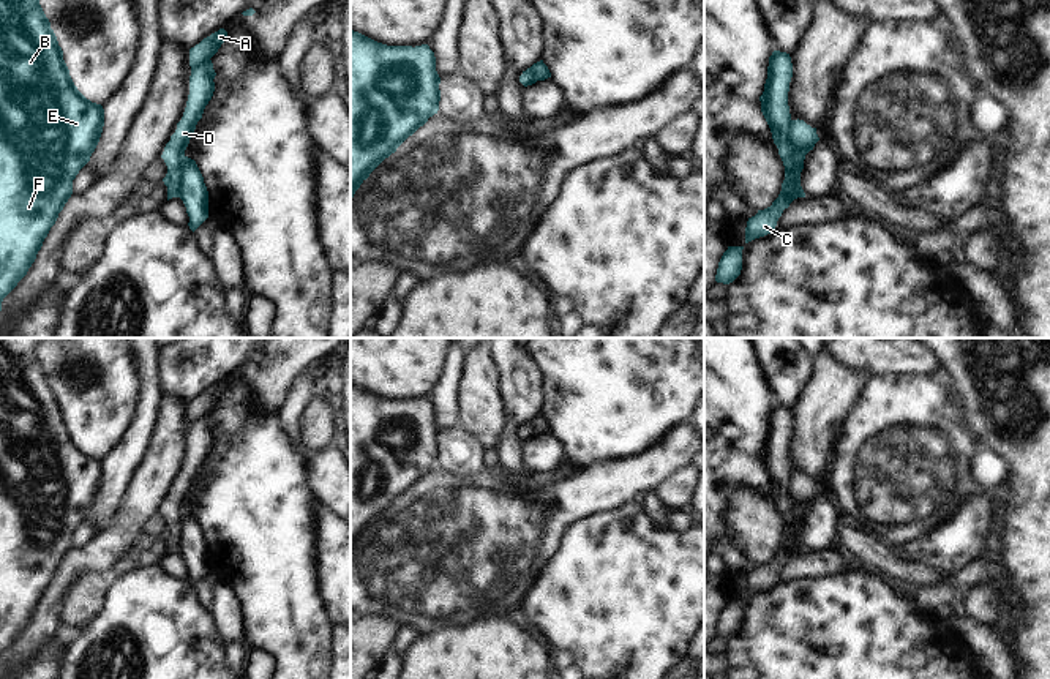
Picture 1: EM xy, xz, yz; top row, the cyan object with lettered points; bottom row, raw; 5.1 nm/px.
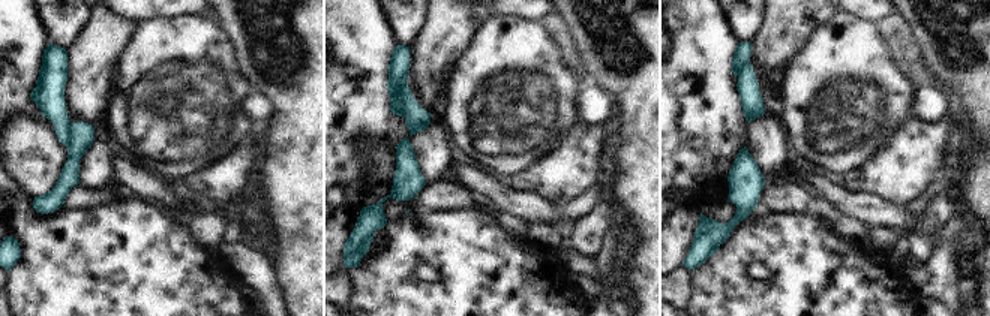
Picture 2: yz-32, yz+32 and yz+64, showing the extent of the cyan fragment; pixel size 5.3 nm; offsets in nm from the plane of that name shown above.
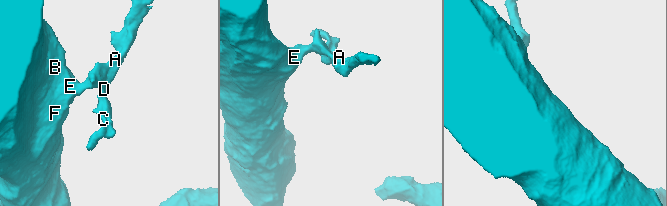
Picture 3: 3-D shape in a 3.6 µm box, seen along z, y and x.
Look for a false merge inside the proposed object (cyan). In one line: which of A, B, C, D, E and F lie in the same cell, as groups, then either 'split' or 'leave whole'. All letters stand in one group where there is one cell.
A B E F / C D | split

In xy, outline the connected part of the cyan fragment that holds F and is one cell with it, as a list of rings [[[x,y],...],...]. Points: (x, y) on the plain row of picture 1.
[[[0,338],[0,665],[3,652],[35,616],[104,480],[103,460],[87,453],[69,430],[63,404],[39,358],[39,340]]]

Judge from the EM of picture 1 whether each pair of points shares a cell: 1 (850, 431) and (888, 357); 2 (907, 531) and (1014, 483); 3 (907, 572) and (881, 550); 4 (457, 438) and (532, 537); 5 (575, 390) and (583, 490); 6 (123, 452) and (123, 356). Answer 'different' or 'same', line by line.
1: different
2: different
3: same
4: different
5: different
6: different

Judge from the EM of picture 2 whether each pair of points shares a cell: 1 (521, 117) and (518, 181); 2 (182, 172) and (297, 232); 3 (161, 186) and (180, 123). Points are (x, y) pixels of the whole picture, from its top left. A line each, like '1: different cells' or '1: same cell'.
1: different cells
2: different cells
3: different cells

